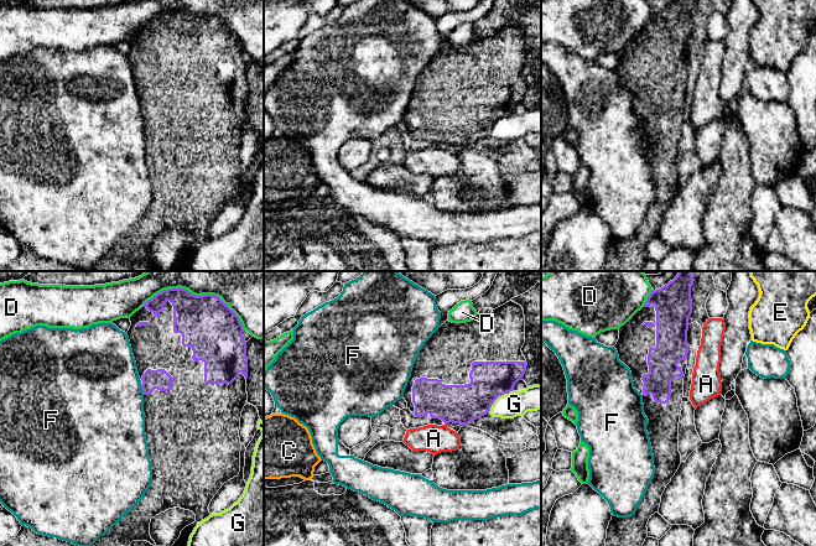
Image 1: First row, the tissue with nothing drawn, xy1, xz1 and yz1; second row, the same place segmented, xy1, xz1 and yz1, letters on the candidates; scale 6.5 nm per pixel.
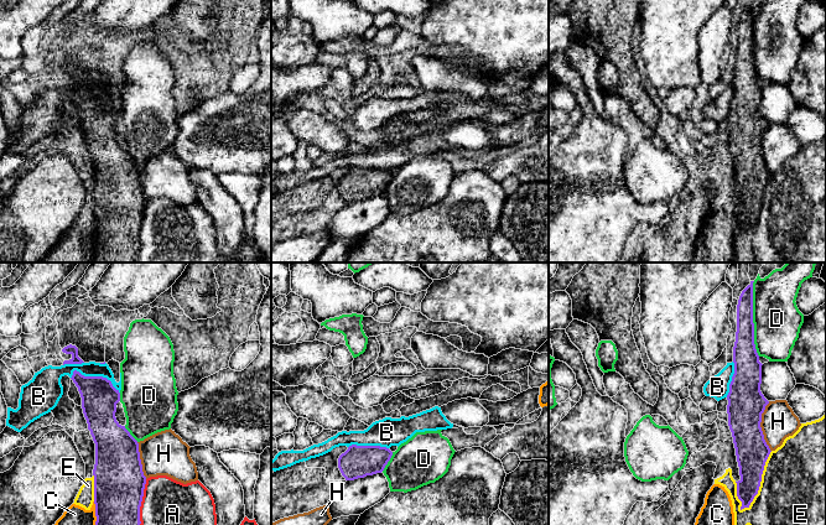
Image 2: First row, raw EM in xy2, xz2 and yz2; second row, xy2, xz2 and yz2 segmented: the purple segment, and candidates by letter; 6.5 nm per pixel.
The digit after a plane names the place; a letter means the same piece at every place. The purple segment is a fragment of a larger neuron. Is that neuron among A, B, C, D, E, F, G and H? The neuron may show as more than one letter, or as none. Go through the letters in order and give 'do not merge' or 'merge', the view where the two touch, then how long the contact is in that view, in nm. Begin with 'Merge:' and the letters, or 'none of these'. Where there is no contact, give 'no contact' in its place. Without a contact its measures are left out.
Merge: none of these
A: do not merge; meets purple in xy2; contact 400 nm long
B: do not merge; meets purple in xy2; contact 340 nm long
C: do not merge; meets purple in xy2; contact 240 nm long
D: do not merge; meets purple in xy1; contact 700 nm long
E: do not merge; meets purple in yz2; contact 440 nm long
F: do not merge; meets purple in xy1; contact 70 nm long
G: do not merge; meets purple in xz1; contact 220 nm long
H: do not merge; meets purple in yz2; contact 320 nm long

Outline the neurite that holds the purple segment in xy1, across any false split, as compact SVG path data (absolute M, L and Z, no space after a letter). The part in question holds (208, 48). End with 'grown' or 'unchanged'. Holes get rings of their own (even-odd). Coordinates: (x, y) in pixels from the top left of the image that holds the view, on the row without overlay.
M168 11L163 12L151 22L149 22L139 33L136 33L130 40L131 48L126 54L132 77L136 84L137 95L140 99L141 111L144 115L144 136L145 136L145 156L146 165L149 171L149 180L151 183L152 191L152 204L151 209L145 215L144 220L137 225L137 228L128 235L116 248L114 248L104 259L100 259L93 269L95 271L130 271L132 264L147 264L151 267L156 269L155 264L150 259L150 245L151 241L156 238L165 235L168 232L181 230L189 233L196 238L196 244L186 249L180 260L175 264L171 271L187 271L189 259L193 255L194 250L212 238L208 233L208 229L222 210L224 206L237 199L240 194L240 173L241 166L239 160L240 152L240 140L244 129L248 126L248 115L246 115L246 102L248 102L248 80L246 80L246 64L244 62L243 47L239 40L225 27L220 20L214 17L192 17L188 12L184 11Z; grown

